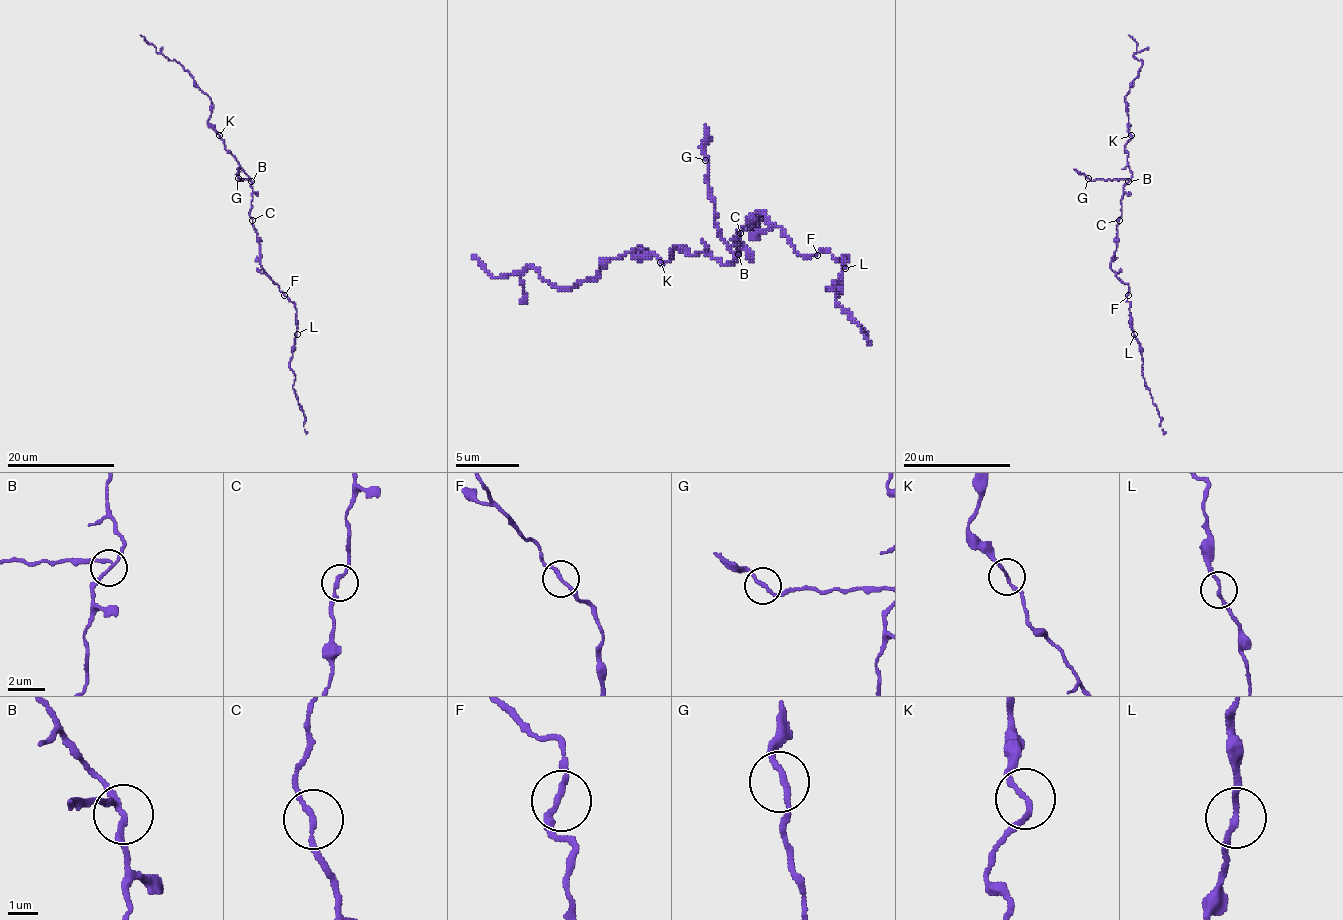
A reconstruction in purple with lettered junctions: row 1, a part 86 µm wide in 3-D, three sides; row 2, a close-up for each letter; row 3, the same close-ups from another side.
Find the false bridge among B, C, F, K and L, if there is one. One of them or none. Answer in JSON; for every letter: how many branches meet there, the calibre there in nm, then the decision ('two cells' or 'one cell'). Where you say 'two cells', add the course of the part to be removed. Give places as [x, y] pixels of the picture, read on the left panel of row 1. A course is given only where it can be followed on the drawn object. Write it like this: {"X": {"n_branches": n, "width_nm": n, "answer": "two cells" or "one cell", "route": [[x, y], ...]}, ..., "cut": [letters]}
{"B": {"n_branches": 3, "width_nm": 150, "answer": "two cells", "route": [[251, 181], [239, 181], [238, 169]]}, "C": {"n_branches": 2, "width_nm": 180, "answer": "one cell"}, "F": {"n_branches": 2, "width_nm": 170, "answer": "one cell"}, "K": {"n_branches": 2, "width_nm": 160, "answer": "one cell"}, "L": {"n_branches": 2, "width_nm": 160, "answer": "one cell"}, "cut": ["B"]}

